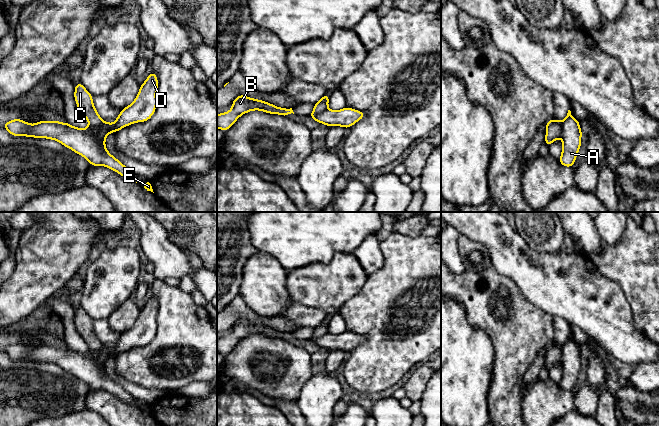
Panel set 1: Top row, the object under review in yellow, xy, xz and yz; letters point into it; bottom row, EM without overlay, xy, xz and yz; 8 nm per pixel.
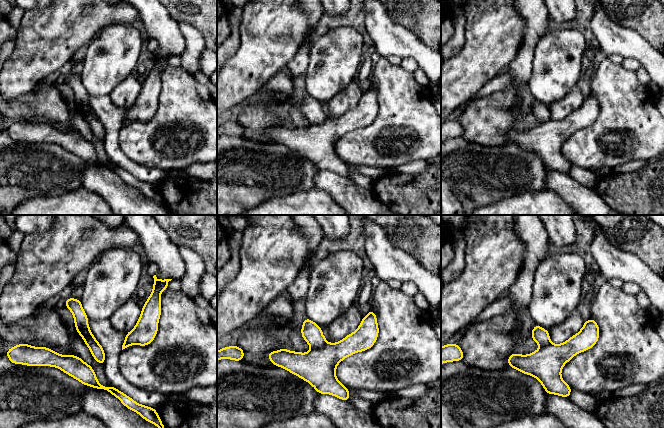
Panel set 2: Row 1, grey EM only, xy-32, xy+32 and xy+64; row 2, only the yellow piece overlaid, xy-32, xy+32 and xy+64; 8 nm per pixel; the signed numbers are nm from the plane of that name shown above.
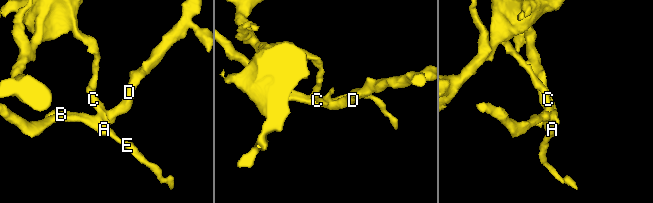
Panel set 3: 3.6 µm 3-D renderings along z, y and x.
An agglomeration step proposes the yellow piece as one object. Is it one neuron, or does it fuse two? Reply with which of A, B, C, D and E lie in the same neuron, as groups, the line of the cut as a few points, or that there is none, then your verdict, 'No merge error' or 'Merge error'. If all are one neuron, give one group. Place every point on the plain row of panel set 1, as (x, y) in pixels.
Groups: A B D E / C. Split along xy (102, 344), (97, 350), (92, 350), (89, 347). Merge error

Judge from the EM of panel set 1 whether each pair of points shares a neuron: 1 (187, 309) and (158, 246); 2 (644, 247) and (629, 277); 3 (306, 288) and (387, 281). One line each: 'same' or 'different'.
1: different
2: same
3: different

